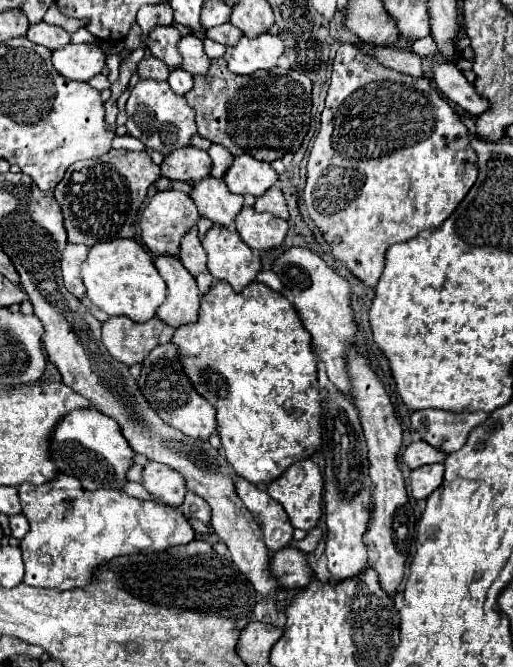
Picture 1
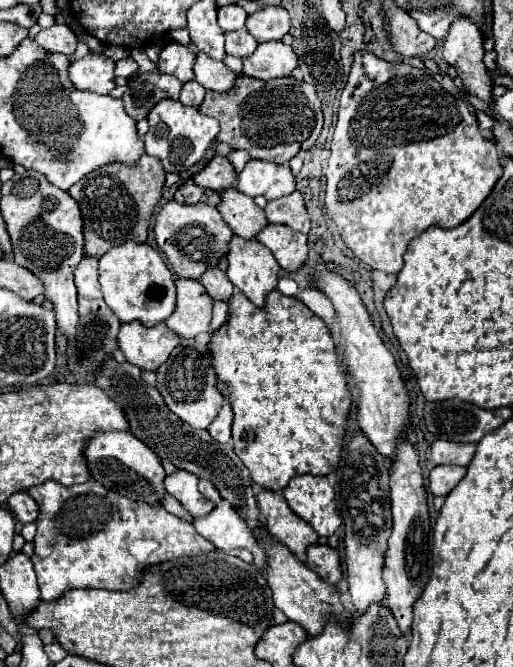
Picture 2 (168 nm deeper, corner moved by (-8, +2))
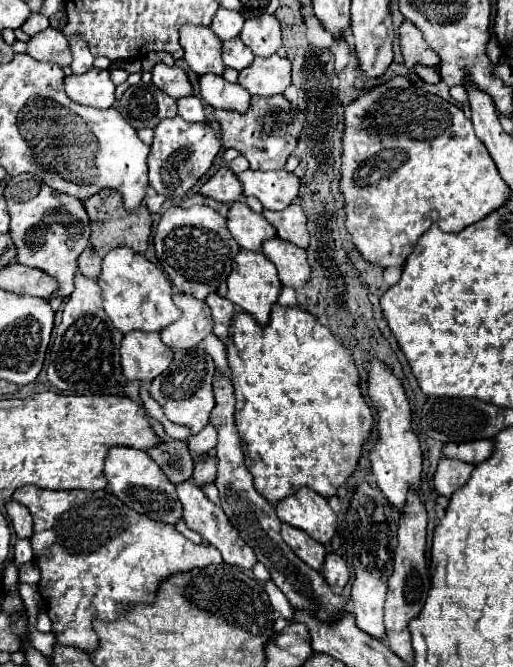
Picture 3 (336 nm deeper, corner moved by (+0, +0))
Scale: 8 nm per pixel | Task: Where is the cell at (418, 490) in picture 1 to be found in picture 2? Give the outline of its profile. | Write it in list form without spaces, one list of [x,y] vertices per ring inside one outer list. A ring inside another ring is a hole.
[[[438,465],[430,471],[430,491],[434,495],[448,495],[466,475],[466,467]]]

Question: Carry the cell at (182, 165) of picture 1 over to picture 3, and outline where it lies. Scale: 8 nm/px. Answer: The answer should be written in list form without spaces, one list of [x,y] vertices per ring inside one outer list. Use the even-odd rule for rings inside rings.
[[[220,167],[202,187],[200,193],[206,197],[212,197],[222,203],[234,203],[234,199],[242,197],[242,183],[238,177],[228,169]]]

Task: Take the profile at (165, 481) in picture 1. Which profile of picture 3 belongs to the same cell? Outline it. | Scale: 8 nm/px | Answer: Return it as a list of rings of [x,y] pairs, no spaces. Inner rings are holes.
[[[184,481],[184,483],[178,483],[176,485],[176,493],[178,493],[178,499],[182,503],[182,517],[186,521],[186,525],[194,531],[198,531],[204,541],[208,541],[210,545],[214,545],[220,553],[222,553],[222,559],[228,563],[228,565],[238,565],[238,567],[244,567],[244,569],[252,569],[254,563],[256,563],[256,555],[254,551],[240,539],[238,531],[232,527],[232,523],[228,521],[228,517],[224,515],[222,509],[218,509],[206,495],[200,487],[192,485],[190,481]]]

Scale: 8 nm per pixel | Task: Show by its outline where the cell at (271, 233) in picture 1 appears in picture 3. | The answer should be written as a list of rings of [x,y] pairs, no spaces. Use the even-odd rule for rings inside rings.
[[[274,237],[262,243],[262,253],[276,265],[282,285],[298,289],[310,279],[310,265],[306,261],[304,249]]]

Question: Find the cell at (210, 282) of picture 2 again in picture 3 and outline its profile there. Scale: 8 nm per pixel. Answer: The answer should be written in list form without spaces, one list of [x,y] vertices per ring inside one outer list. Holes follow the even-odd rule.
[[[218,293],[206,297],[206,305],[212,311],[212,321],[214,321],[214,335],[218,335],[222,341],[228,337],[228,327],[230,319],[234,315],[234,303],[230,303],[226,297],[220,297]]]

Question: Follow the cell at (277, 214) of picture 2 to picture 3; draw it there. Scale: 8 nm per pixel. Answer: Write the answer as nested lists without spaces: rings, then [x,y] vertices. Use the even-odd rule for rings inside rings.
[[[294,201],[290,207],[282,211],[262,211],[268,223],[276,229],[278,237],[306,249],[308,247],[308,229],[306,229],[306,215],[302,207]]]

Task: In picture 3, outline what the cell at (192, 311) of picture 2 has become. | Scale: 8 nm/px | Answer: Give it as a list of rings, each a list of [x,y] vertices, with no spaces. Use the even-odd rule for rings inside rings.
[[[174,293],[172,299],[182,315],[176,323],[160,331],[162,341],[172,349],[196,347],[212,331],[212,319],[204,315],[204,301],[182,293]]]

